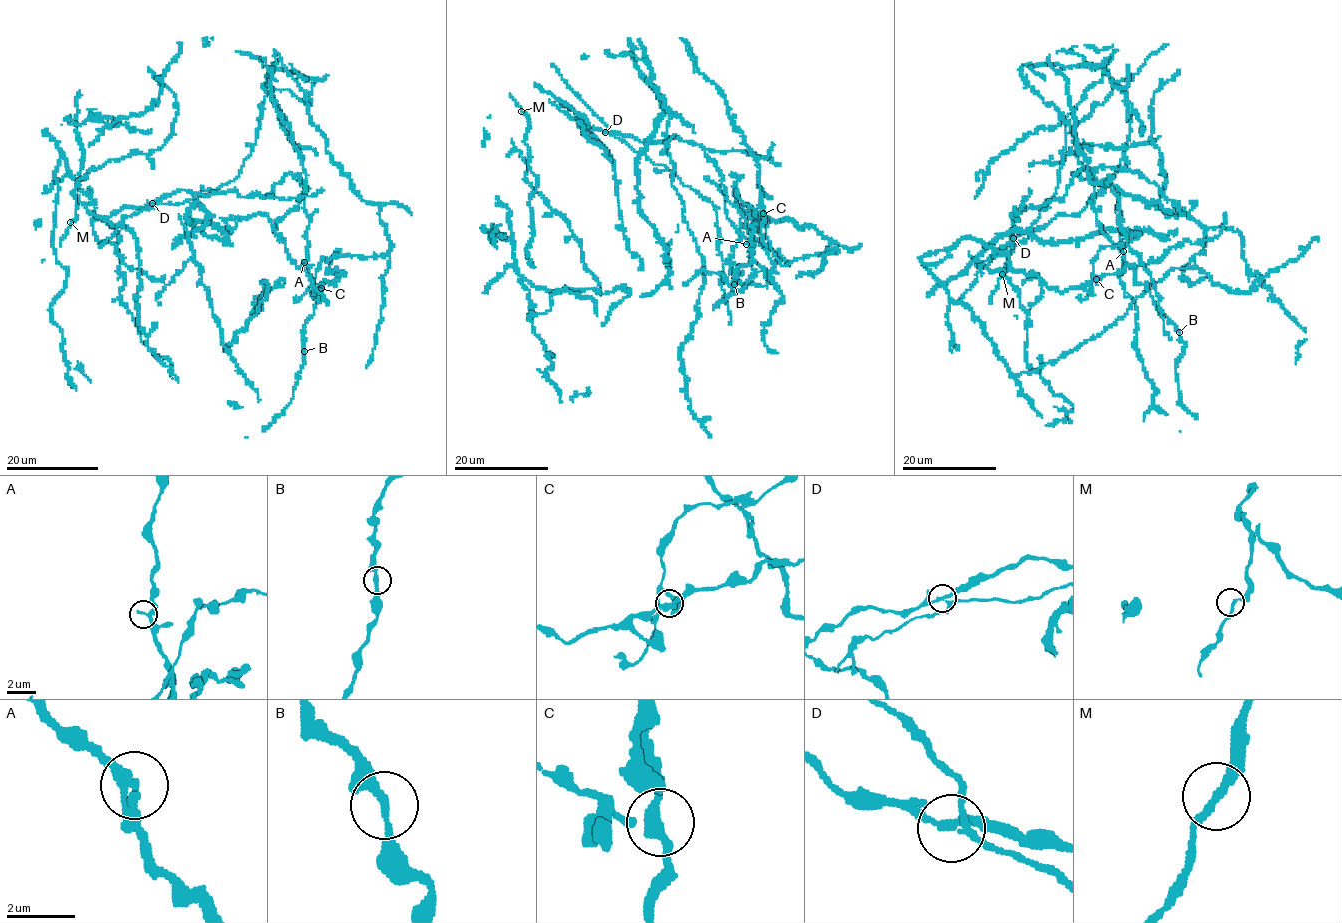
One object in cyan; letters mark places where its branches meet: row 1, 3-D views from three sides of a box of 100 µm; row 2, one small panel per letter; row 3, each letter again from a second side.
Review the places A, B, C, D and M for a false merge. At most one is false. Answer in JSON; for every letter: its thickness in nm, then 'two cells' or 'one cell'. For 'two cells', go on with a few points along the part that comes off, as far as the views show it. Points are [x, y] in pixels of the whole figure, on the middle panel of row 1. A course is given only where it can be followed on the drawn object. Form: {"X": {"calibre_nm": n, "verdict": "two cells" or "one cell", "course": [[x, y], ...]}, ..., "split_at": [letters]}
{"A": {"calibre_nm": 200, "verdict": "one cell"}, "B": {"calibre_nm": 200, "verdict": "one cell"}, "C": {"calibre_nm": 280, "verdict": "one cell"}, "D": {"calibre_nm": 200, "verdict": "two cells", "course": [[605, 132], [671, 170], [715, 207], [729, 324]]}, "M": {"calibre_nm": 190, "verdict": "one cell"}, "split_at": ["D"]}

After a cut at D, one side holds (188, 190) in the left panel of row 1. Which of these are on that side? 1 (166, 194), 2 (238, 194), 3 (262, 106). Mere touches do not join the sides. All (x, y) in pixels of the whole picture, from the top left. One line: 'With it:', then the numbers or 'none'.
With it: 1, 2

